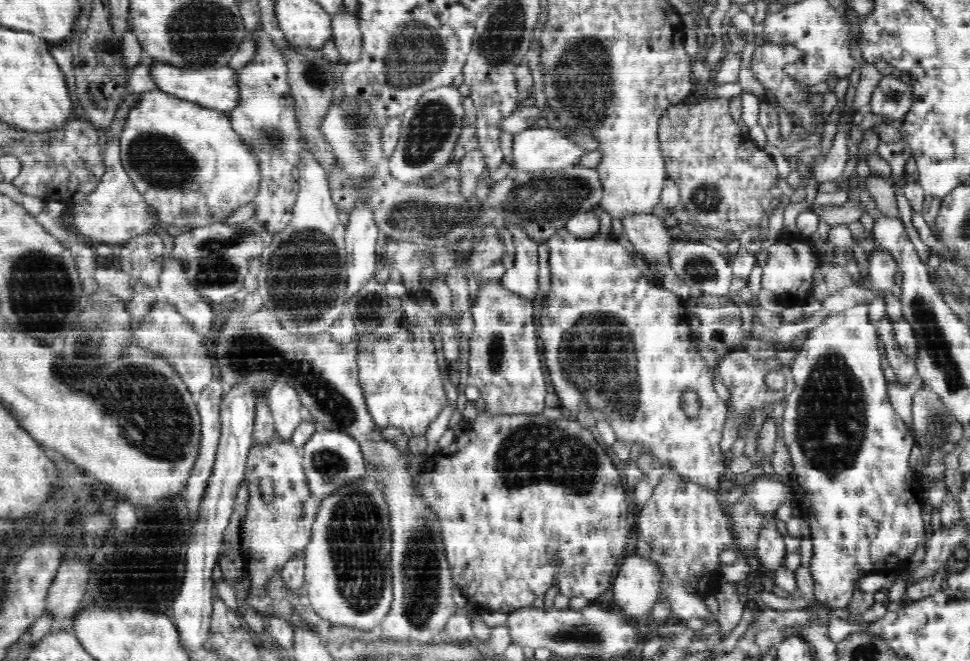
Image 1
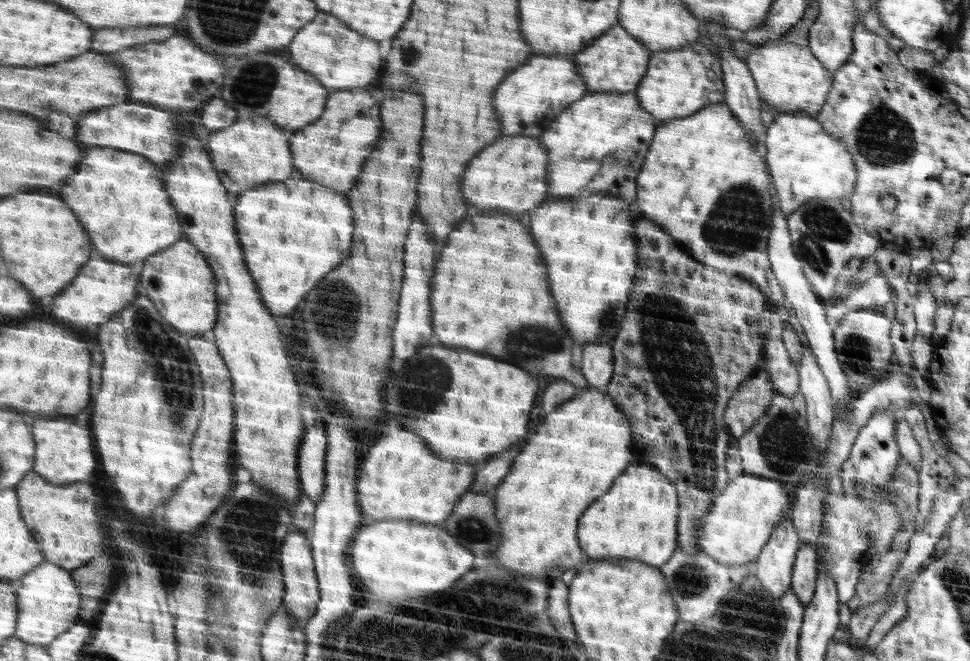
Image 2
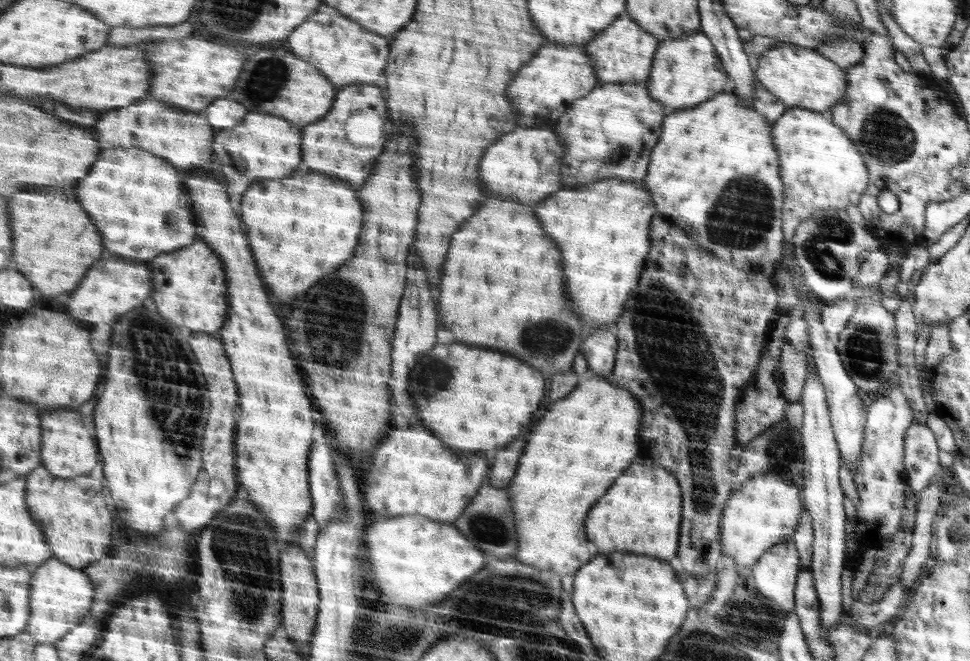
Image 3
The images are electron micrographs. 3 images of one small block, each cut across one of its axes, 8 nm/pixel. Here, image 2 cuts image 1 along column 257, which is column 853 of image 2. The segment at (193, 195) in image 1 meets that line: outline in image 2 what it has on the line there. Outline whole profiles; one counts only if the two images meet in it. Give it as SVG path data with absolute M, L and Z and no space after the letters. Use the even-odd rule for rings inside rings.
M800 112L777 113L766 131L762 146L771 182L773 188L776 188L775 200L786 220L794 209L800 208L808 200L839 200L842 197L850 198L854 194L854 158L844 147L844 141L824 131L824 126L816 116Z

